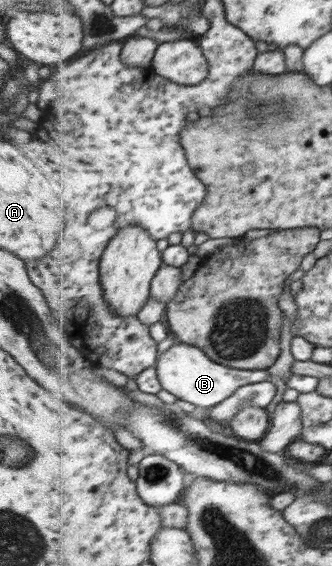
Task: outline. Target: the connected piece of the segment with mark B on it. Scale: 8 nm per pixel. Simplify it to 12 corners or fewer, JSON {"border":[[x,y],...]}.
{"border":[[184,342],[161,353],[160,383],[178,399],[209,409],[267,370],[216,363]]}

